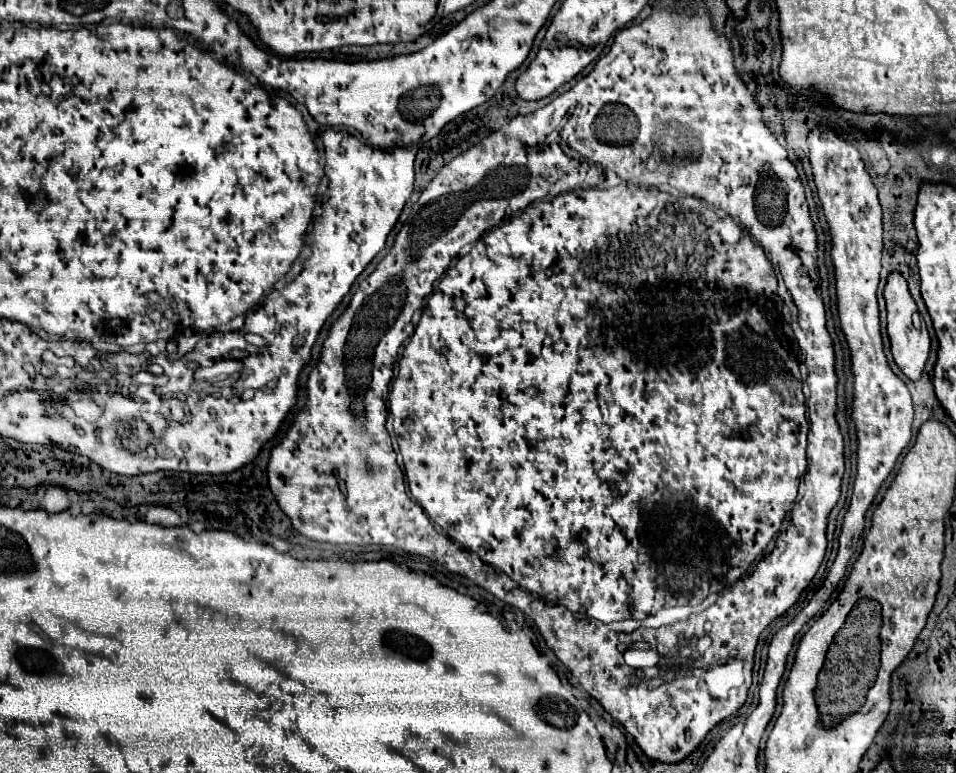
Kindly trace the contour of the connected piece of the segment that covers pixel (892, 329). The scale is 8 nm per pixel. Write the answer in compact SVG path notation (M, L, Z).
M897 272L889 274L883 296L885 296L885 302L887 302L887 334L889 334L889 340L891 340L893 360L909 380L919 380L921 372L923 372L923 366L927 362L927 356L929 356L931 340L929 340L927 328L925 328L925 322L921 320L921 316L917 312L917 306L915 306L913 298L907 290L905 278Z

